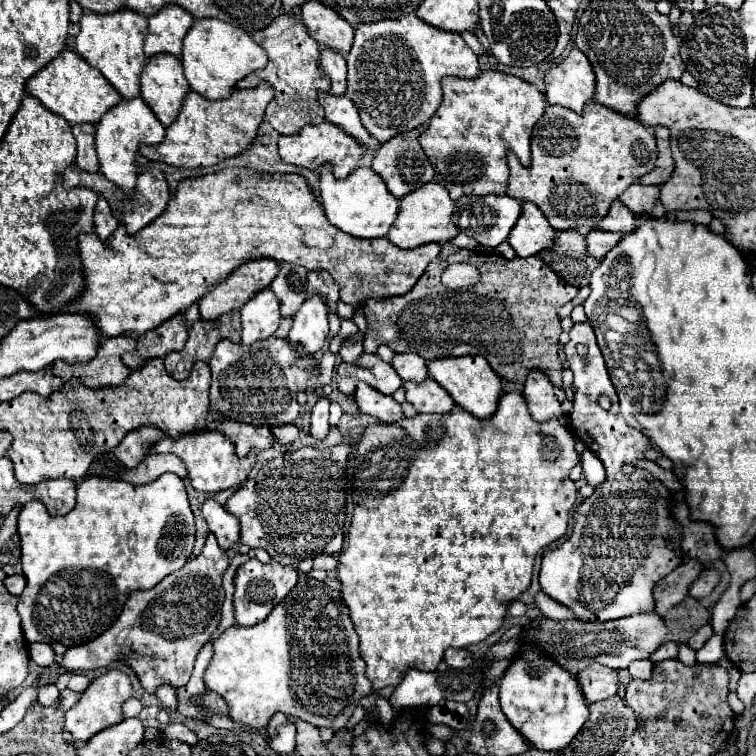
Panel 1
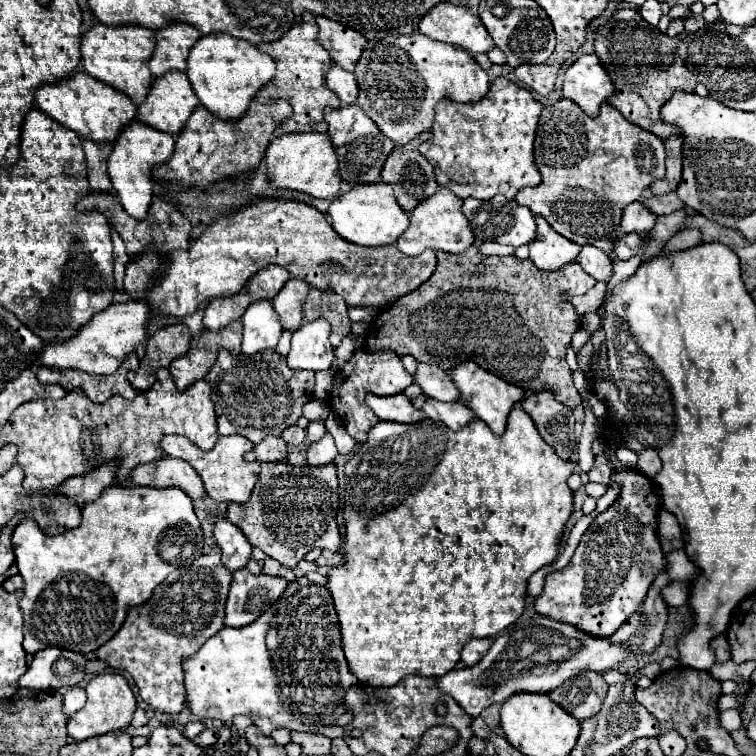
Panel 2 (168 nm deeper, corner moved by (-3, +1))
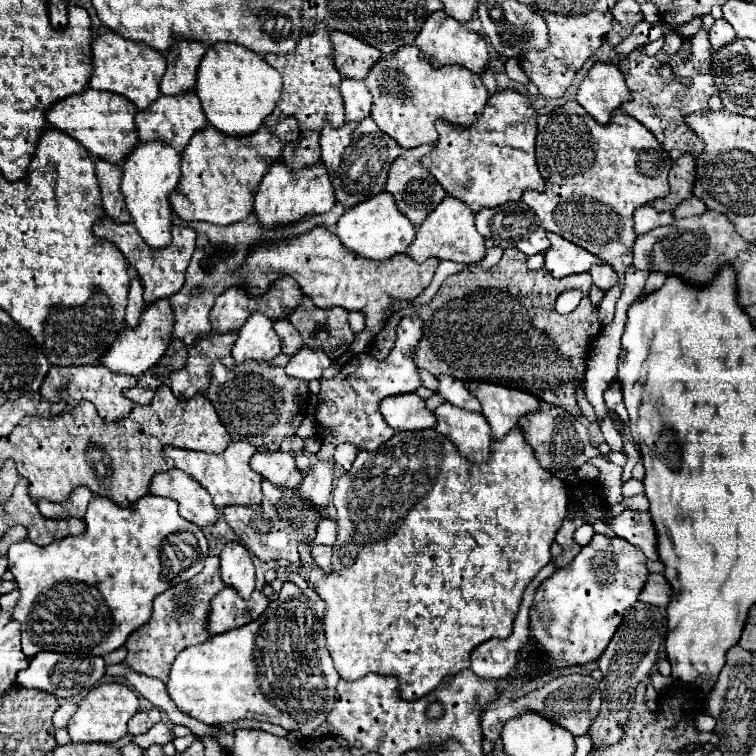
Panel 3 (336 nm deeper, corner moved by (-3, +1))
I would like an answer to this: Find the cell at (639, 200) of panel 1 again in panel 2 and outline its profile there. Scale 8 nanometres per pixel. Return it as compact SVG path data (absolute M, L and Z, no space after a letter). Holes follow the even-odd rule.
M676 192L664 194L664 196L652 196L652 198L648 198L644 204L646 204L654 214L658 214L658 216L668 216L668 214L672 214L672 212L676 212L676 210L684 210L684 208L686 208L686 206L682 204L682 200L678 200Z

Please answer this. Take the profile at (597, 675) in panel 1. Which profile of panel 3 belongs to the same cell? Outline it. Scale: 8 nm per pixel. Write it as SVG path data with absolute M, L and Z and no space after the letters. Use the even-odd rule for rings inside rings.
M564 674L564 676L558 676L552 682L548 682L544 688L538 688L538 690L534 690L534 692L506 704L506 706L482 710L480 724L482 724L484 738L494 742L500 736L502 726L504 726L506 720L510 720L512 716L518 716L524 710L534 710L534 712L554 720L562 728L570 730L574 736L582 736L582 734L588 732L588 726L596 718L596 714L600 710L600 702L602 702L602 696L600 696L598 680L594 680L592 676L582 676L582 674Z

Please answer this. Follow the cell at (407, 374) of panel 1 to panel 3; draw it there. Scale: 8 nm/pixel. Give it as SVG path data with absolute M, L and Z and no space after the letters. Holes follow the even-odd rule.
M438 376L438 396L442 396L446 402L464 408L464 410L474 410L480 412L480 402L466 390L462 380L456 380L452 376Z

